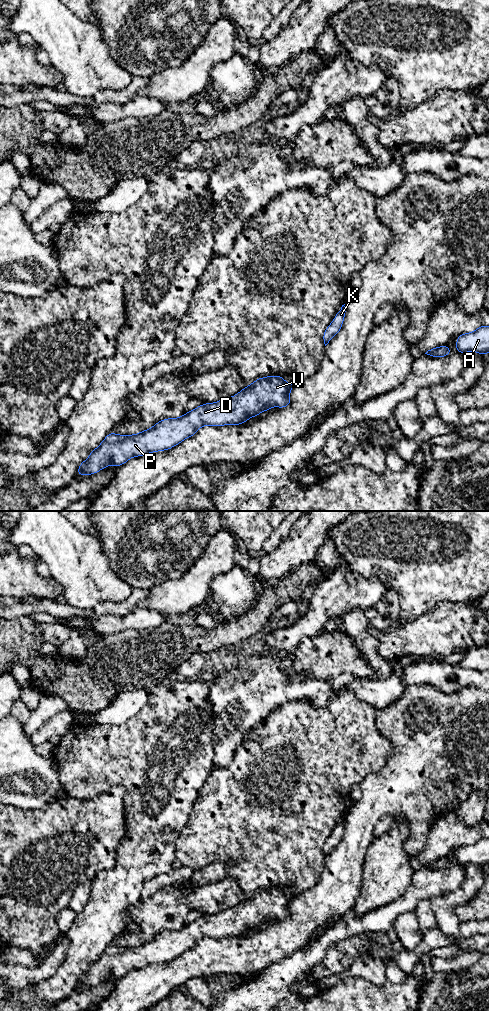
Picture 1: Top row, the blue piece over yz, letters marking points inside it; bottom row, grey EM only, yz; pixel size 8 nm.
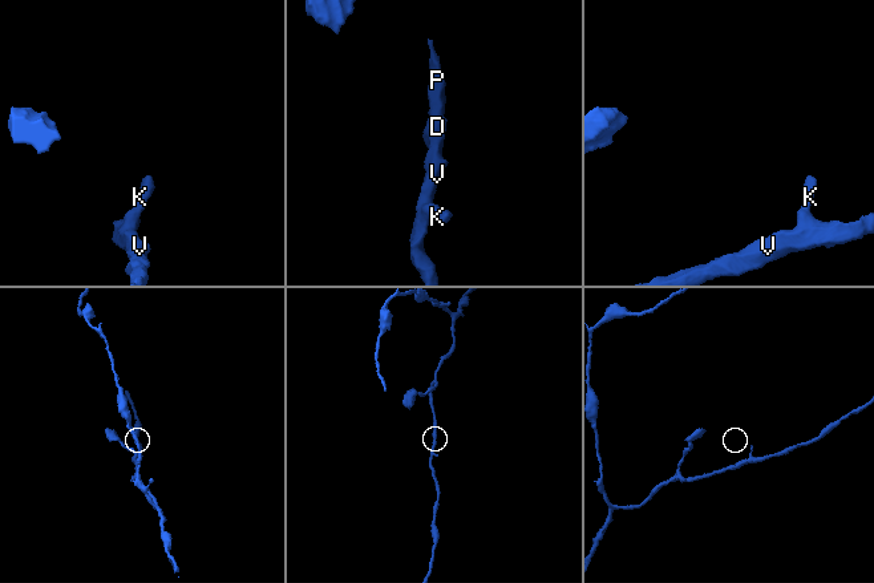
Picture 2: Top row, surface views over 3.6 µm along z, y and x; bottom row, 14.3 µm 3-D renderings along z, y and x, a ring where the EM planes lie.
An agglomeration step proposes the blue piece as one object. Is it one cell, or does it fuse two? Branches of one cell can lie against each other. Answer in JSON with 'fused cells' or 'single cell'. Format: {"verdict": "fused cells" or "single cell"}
{"verdict": "single cell"}

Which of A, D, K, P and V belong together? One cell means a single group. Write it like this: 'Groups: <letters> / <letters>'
Groups: A D K P V

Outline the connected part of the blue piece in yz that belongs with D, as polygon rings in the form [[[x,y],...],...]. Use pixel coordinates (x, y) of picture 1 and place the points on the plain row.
[[[281,888],[259,890],[234,909],[205,915],[180,930],[163,931],[138,946],[110,944],[80,976],[77,986],[95,986],[109,977],[119,979],[132,969],[169,962],[205,937],[240,937],[262,923],[269,923],[272,918],[284,920],[291,915],[289,906],[295,897],[288,896]]]

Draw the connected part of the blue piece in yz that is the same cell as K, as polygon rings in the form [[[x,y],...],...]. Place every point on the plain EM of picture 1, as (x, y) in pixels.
[[[345,816],[342,817],[340,823],[336,826],[334,832],[332,833],[332,835],[327,839],[326,843],[324,844],[323,853],[324,853],[325,858],[340,843],[343,833],[344,833],[345,824],[346,824],[345,818],[346,818]]]

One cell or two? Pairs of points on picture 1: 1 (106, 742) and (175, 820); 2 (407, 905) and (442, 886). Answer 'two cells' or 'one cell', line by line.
1: one cell
2: one cell

